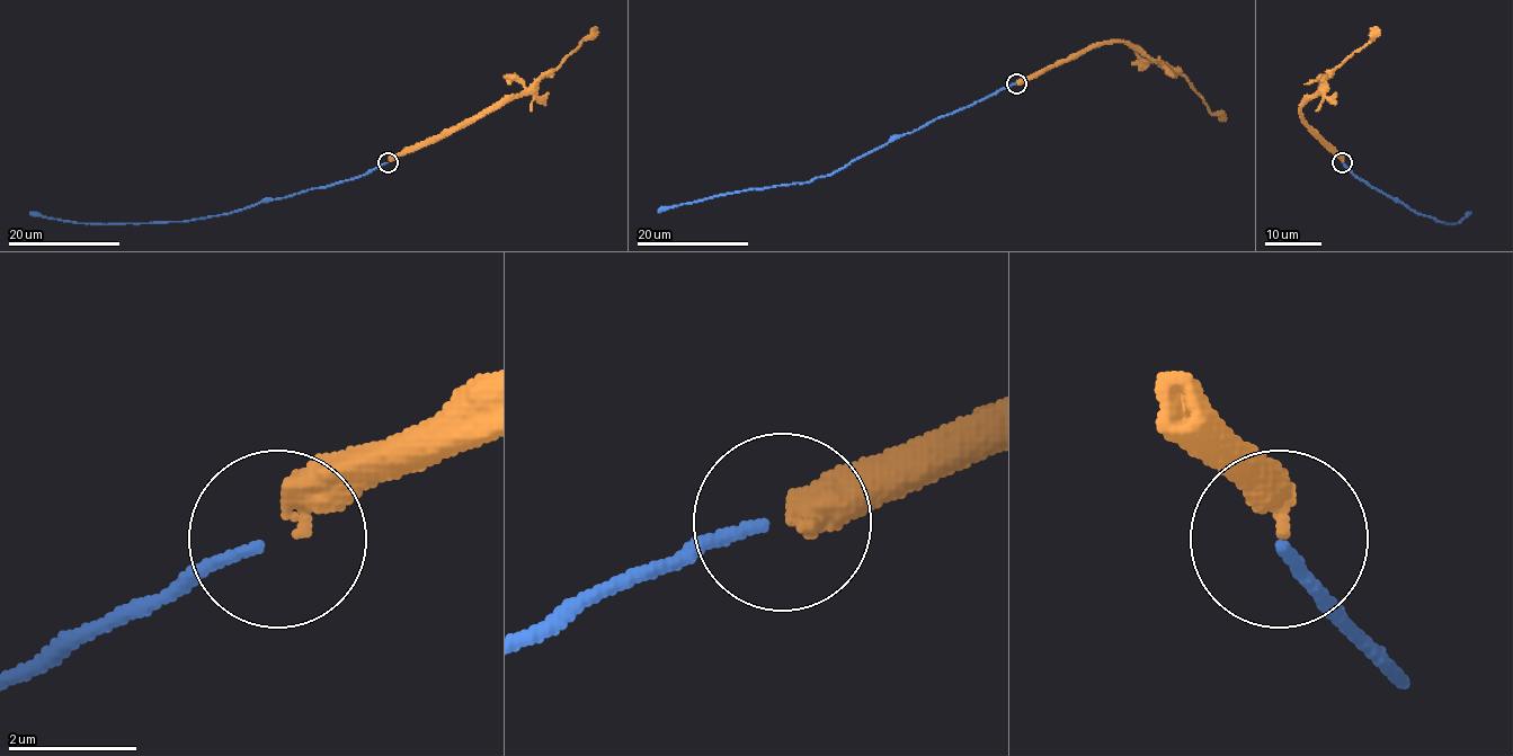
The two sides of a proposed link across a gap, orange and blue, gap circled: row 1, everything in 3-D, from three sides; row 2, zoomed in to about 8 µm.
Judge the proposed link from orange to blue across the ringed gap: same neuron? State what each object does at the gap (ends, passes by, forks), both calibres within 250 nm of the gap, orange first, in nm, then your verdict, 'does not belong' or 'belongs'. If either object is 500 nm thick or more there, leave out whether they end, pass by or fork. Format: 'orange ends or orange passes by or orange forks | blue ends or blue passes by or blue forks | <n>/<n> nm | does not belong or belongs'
orange ends | blue ends | 420/170 nm | does not belong

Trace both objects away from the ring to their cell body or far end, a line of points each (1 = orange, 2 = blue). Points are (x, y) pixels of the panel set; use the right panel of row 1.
1: (1342, 161), (1302, 122), (1301, 108), (1335, 70), (1372, 39), (1377, 26)
2: (1342, 162), (1367, 185), (1398, 199), (1416, 213), (1452, 224), (1471, 212)

